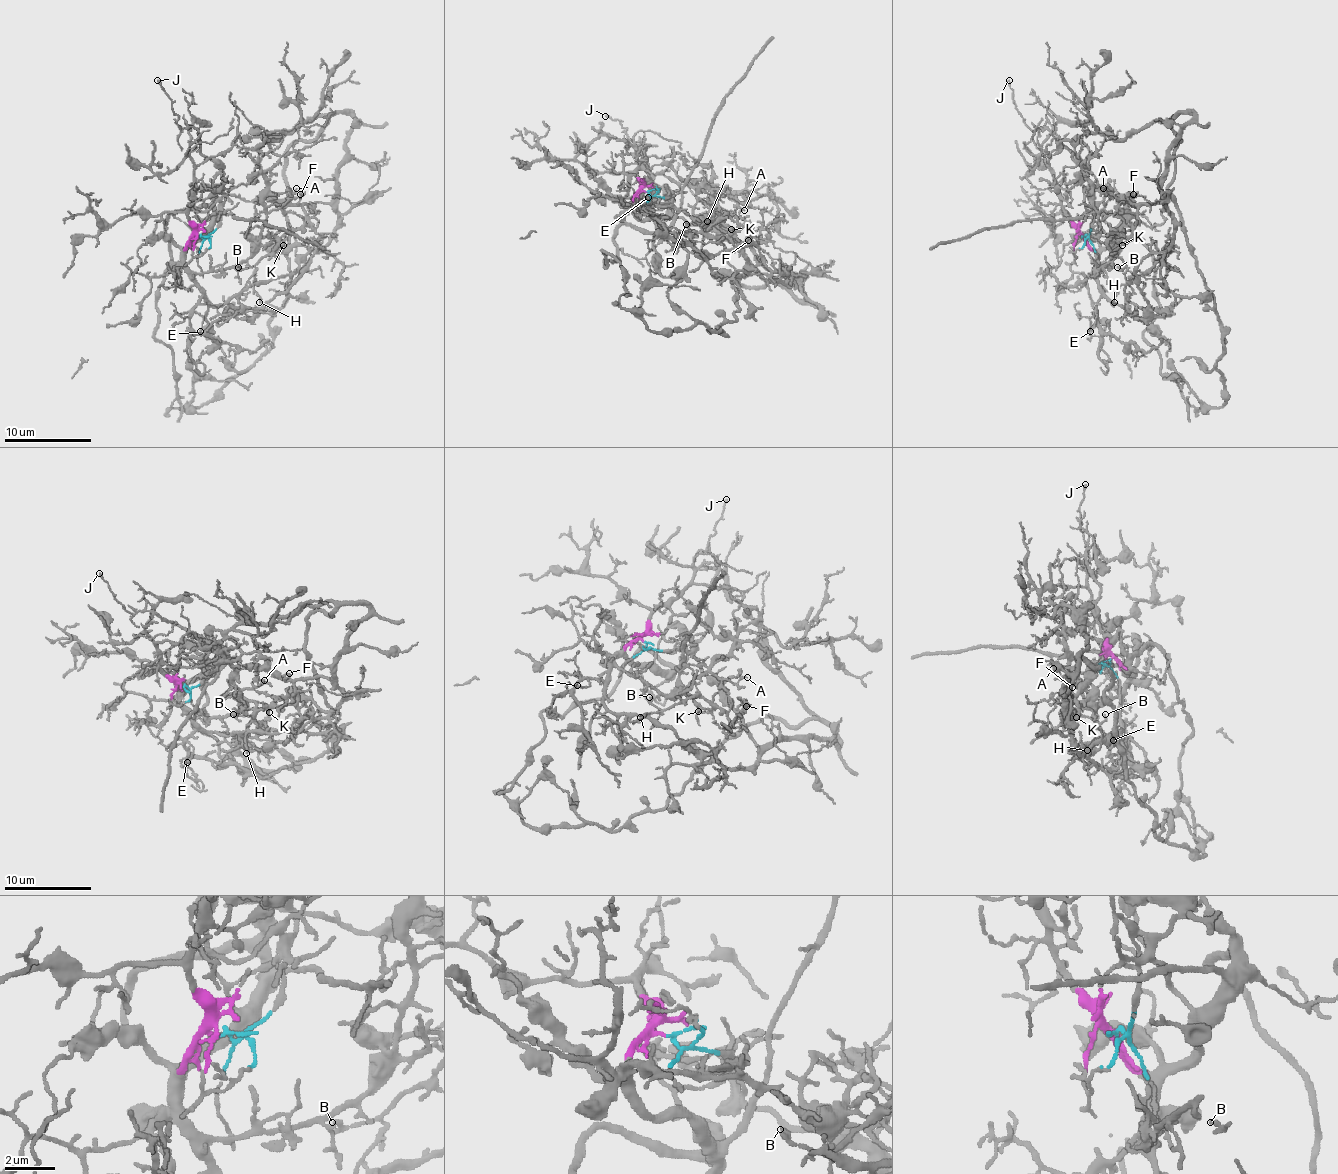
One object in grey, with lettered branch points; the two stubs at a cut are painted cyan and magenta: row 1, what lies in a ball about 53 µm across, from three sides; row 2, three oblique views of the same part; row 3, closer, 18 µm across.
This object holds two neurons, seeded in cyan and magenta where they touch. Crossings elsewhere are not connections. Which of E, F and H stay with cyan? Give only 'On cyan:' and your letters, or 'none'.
On cyan: F

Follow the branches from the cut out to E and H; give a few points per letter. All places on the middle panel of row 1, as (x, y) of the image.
E: (646, 191), (631, 202), (648, 206), (644, 204), (650, 202), (648, 197)
H: (646, 191), (631, 202), (644, 204), (657, 223), (674, 232), (700, 230), (707, 221)

